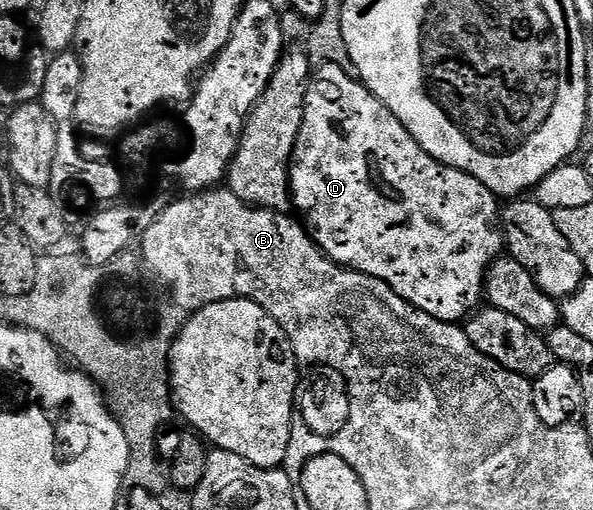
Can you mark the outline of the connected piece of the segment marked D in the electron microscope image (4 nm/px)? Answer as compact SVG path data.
M323 63L312 72L307 89L303 125L299 129L299 137L293 150L289 189L291 203L295 211L297 207L298 213L296 212L296 214L299 216L300 222L308 231L309 236L313 238L314 245L332 263L383 281L395 294L403 297L403 301L407 301L415 309L419 309L444 323L460 324L462 321L468 320L482 306L485 299L485 280L489 274L489 266L498 259L506 246L505 233L501 230L498 196L489 191L487 185L483 185L475 177L471 177L454 167L443 165L438 159L428 155L417 144L415 137L411 137L411 133L407 133L405 125L393 116L391 109L387 109L383 105L383 101L379 101L372 95L365 88L365 84L344 67L334 63Z

